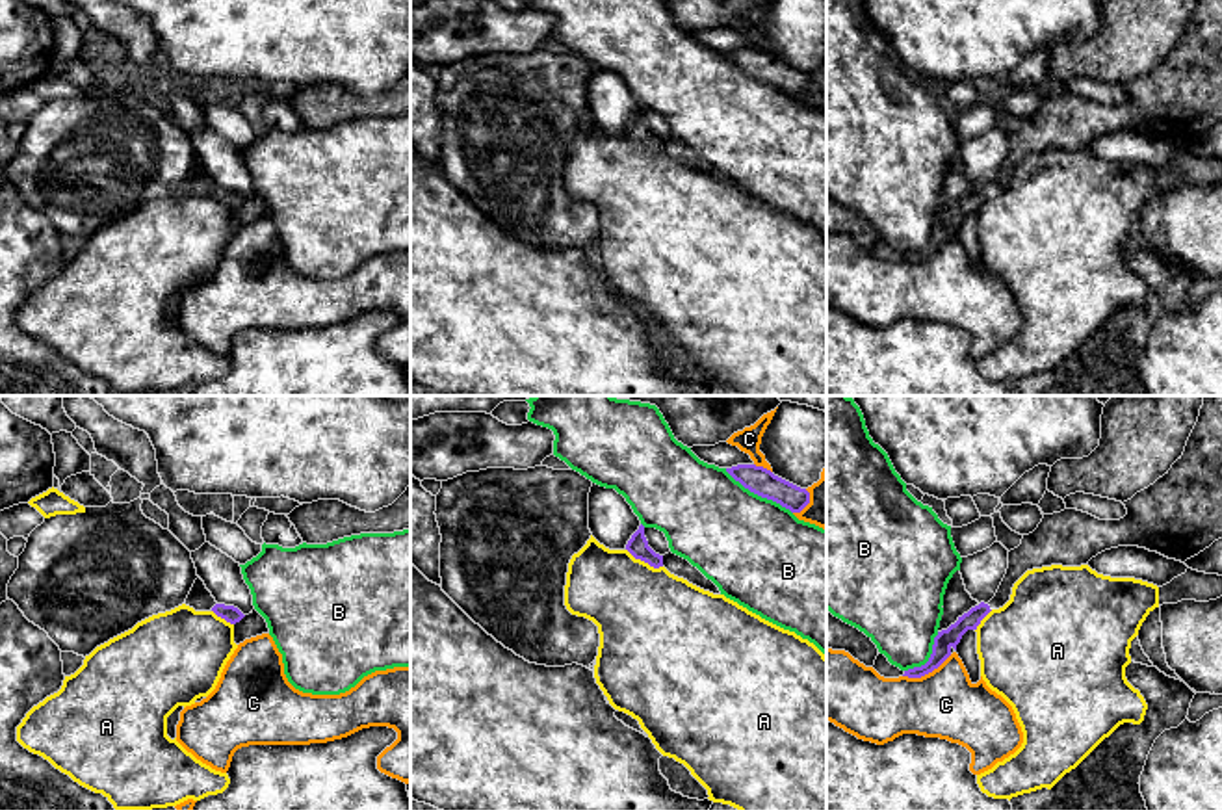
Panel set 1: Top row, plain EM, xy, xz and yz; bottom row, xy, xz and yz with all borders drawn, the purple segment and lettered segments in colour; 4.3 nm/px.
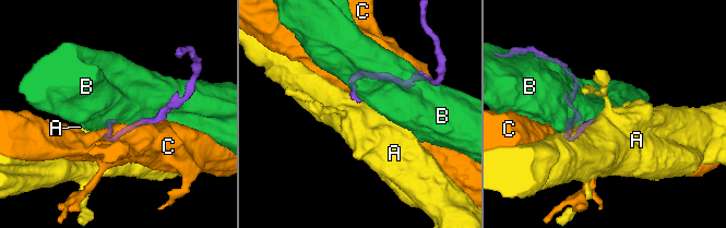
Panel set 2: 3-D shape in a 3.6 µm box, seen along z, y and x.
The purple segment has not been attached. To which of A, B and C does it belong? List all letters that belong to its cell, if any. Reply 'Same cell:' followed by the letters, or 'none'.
Same cell: none

